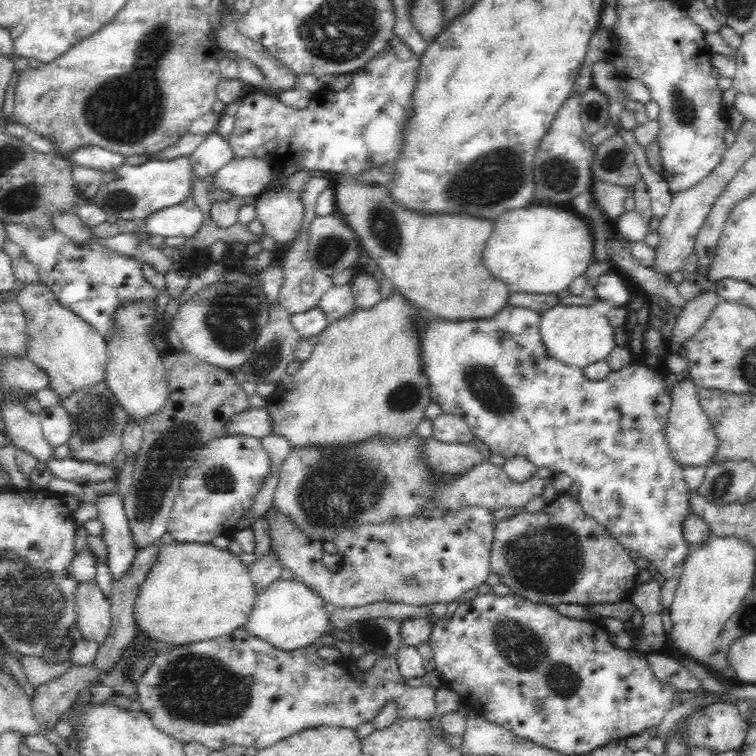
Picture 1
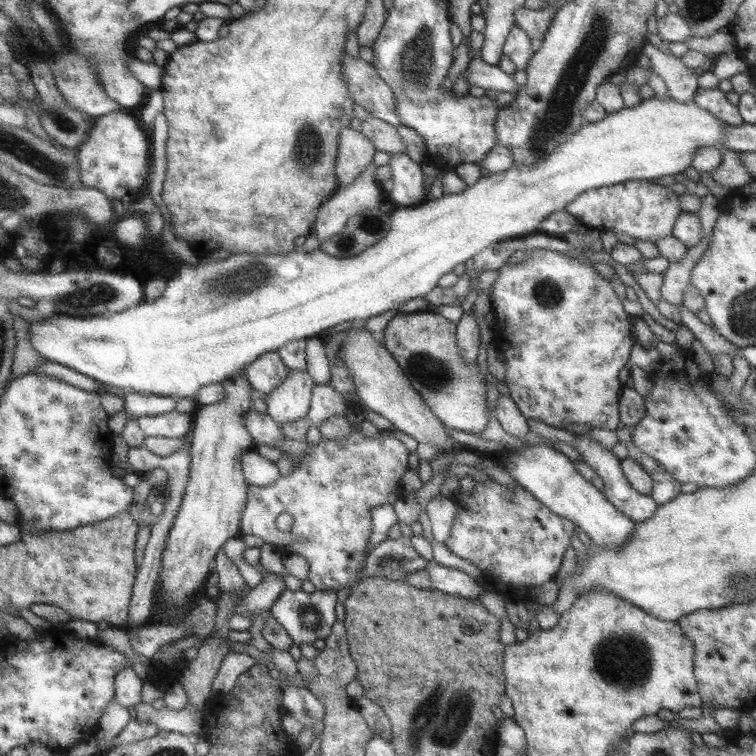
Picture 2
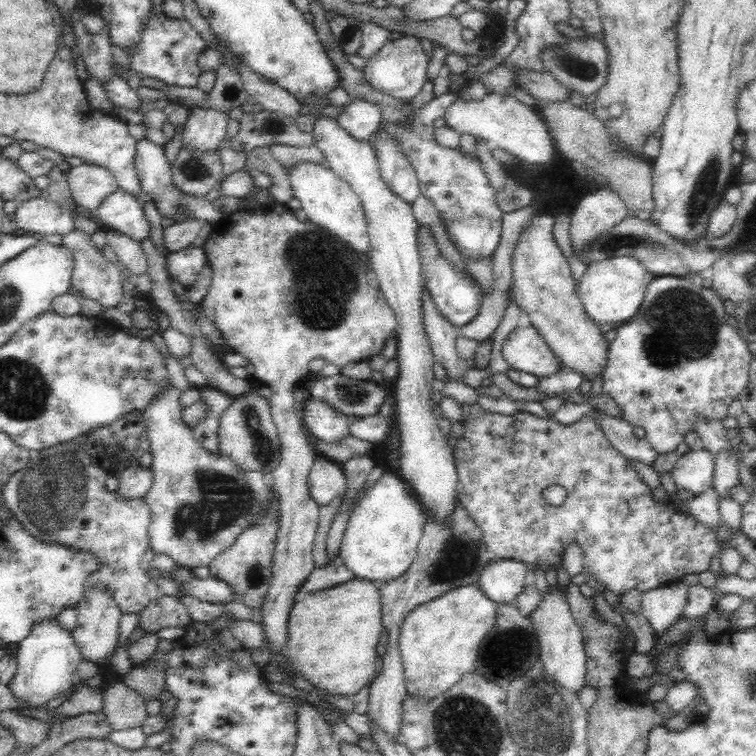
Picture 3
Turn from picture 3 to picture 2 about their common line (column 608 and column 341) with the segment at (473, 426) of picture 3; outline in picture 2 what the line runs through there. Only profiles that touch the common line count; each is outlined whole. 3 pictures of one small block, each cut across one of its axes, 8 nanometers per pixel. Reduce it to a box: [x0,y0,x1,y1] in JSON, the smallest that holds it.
[241,426,409,590]

